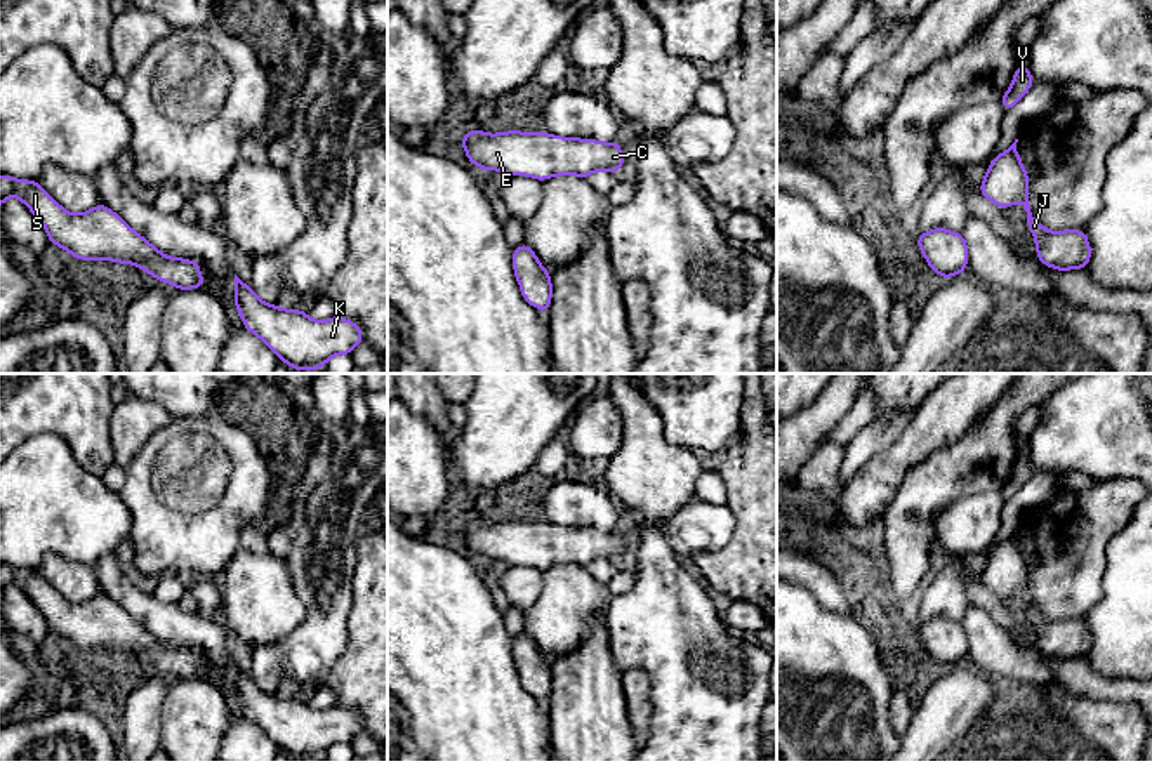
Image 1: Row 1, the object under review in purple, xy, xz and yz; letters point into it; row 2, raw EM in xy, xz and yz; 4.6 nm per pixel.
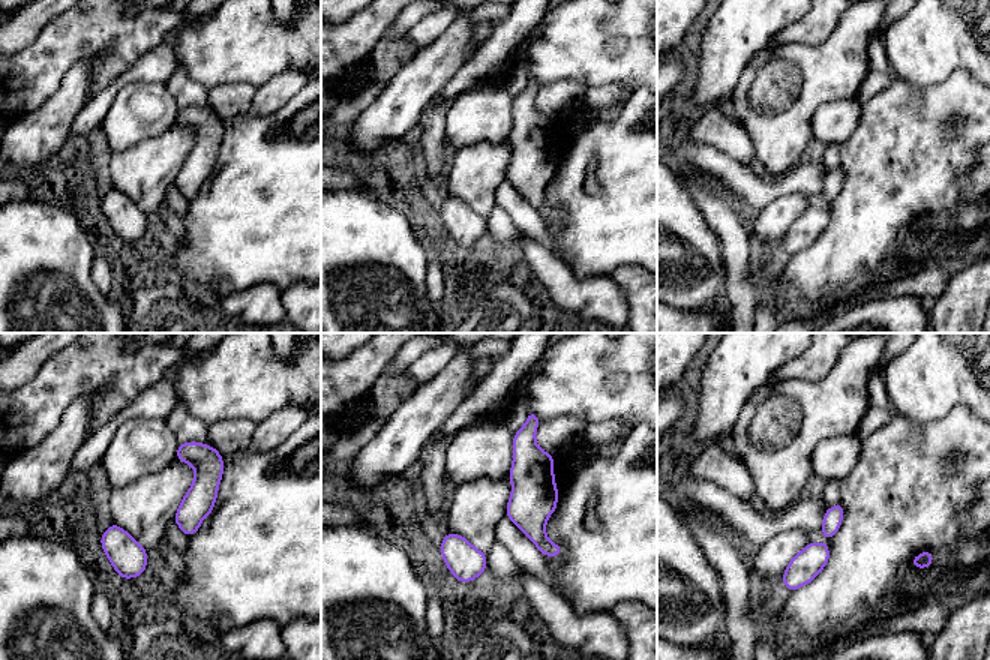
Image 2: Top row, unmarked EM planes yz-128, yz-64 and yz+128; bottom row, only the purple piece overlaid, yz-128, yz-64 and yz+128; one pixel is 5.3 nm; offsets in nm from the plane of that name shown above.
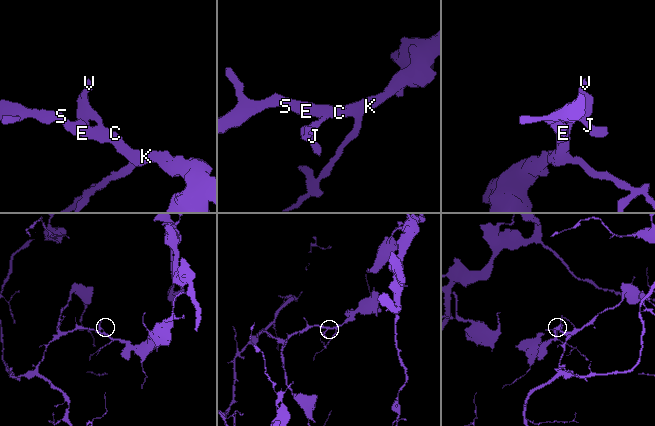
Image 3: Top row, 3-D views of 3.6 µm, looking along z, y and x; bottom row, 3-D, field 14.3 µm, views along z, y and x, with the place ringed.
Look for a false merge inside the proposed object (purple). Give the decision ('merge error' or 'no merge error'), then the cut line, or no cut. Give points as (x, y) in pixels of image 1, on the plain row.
no merge error | no cut

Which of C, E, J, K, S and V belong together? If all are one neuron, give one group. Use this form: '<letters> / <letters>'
C E J K S V

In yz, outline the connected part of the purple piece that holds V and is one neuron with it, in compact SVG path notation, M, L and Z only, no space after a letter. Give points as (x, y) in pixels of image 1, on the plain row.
M1018 453L1010 478L1001 486L1003 497L1008 502L1034 474L1034 467L1025 453Z

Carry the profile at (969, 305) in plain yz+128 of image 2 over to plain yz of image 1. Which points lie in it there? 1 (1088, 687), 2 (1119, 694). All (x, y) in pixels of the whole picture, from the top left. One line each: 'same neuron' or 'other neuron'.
1: other neuron
2: other neuron

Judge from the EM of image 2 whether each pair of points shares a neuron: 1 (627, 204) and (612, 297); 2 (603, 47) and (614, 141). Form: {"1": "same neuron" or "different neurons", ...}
{"1": "different neurons", "2": "different neurons"}

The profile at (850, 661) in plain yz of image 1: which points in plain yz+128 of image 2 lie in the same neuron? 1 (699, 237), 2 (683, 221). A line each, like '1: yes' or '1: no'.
1: yes
2: yes

